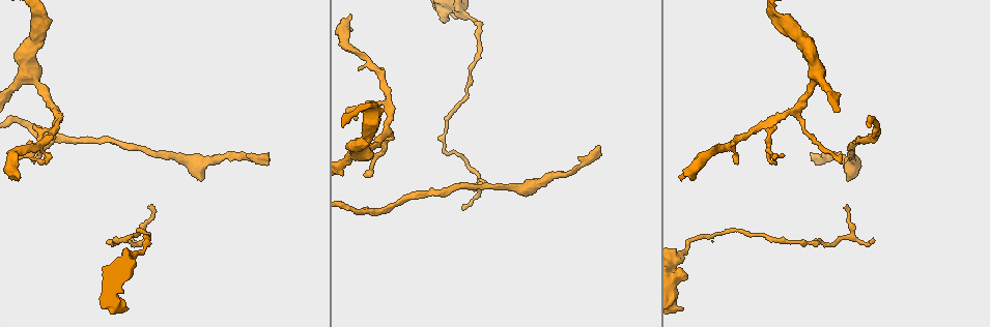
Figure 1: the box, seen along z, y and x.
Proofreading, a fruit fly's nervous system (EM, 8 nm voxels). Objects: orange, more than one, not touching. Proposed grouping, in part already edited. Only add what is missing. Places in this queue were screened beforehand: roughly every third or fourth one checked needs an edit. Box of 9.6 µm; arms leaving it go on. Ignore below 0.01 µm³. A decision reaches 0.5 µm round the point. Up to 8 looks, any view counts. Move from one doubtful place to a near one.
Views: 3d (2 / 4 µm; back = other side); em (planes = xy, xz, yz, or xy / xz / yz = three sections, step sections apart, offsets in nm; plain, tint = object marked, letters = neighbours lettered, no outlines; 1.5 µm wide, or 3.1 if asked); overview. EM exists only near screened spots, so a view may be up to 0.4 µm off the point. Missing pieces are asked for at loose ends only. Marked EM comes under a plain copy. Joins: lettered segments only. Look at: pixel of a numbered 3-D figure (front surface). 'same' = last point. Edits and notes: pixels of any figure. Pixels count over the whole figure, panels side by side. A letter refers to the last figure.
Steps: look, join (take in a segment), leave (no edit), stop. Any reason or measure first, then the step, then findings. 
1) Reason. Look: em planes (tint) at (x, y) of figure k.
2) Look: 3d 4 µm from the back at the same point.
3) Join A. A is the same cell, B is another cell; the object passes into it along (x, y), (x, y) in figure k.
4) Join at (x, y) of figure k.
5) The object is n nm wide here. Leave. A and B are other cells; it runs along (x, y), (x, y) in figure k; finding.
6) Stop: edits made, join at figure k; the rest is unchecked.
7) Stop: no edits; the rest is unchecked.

Free end. Look: em xy step 8 (letters) at (126, 309) of figure 1.

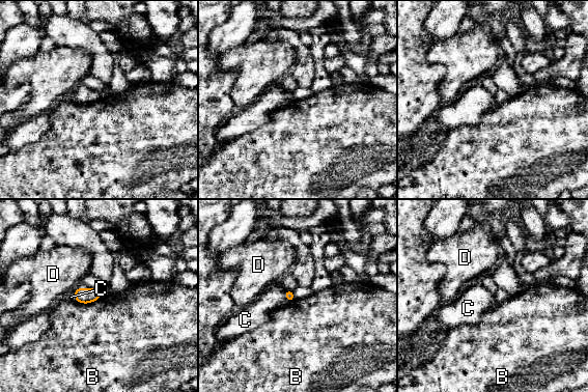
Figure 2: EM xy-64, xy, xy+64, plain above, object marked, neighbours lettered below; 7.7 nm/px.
Cut it another way. Look: em xz step 4 (letters) at the same point.

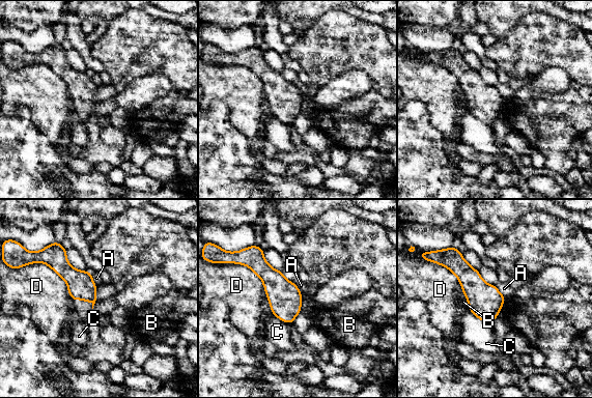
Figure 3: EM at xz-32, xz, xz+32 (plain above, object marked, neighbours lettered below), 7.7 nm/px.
The longest contact is with D, 420 nm. Leave. A, B, C and D are other cells; none of them fits.

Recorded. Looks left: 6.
Look: 3d 4 µm at (379, 67) of figure 1.

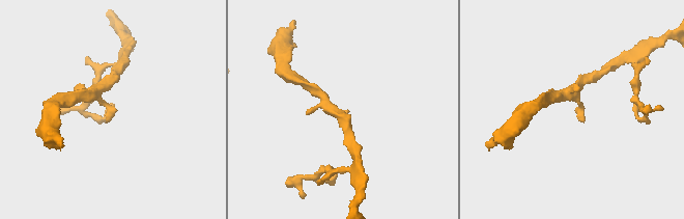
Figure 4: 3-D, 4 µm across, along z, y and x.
Need the tissue. Look: em planes (tint) at (580, 118) of figure 4.

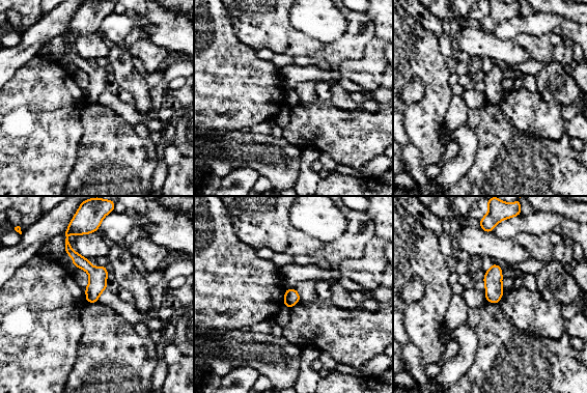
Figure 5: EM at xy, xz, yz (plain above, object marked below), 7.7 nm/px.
What lies round it. Look: em planes (letters) at the same point.

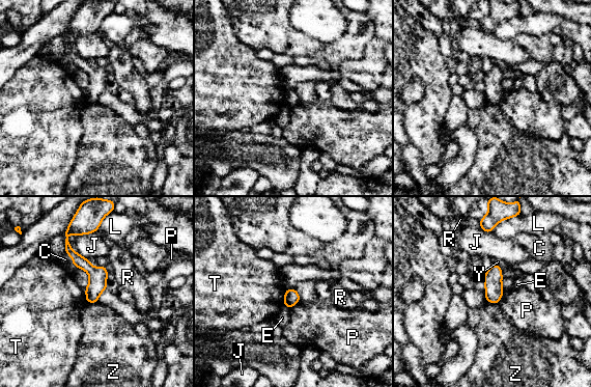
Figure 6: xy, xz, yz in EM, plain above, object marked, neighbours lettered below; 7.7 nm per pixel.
The object is 120 nm wide here. Leave. C, E, J, L, P, R, T, Y and Z are other cells; it runs along (67, 244), (94, 274), (94, 300) in figure 6; no lettered segment goes on from it.

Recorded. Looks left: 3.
Branch stops here. Look: em planes (letters) at (33, 161) of figure 1.

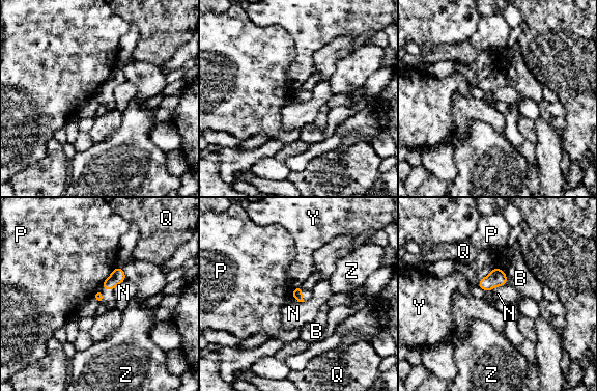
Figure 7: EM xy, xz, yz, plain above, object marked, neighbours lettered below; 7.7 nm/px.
The longest contact is with P, 180 nm. Leave. B, N, P, Q, Y and Z are other cells; none of them fits.

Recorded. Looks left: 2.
Stop: no edits; the rest is unchecked.

